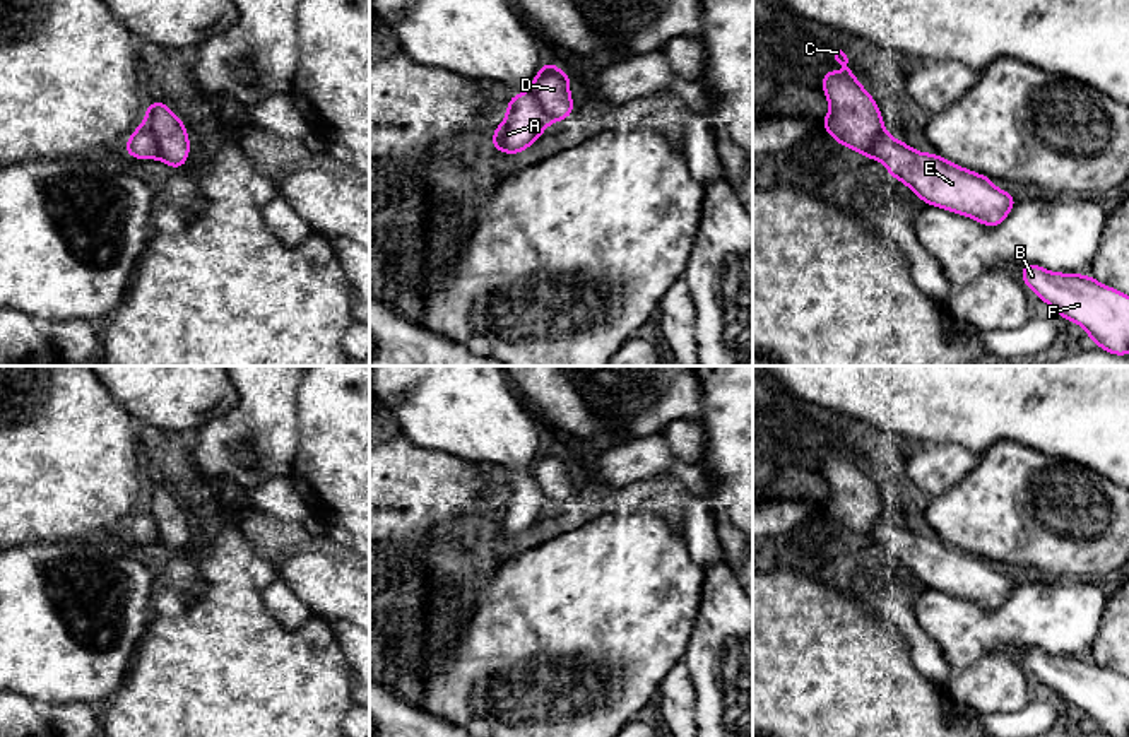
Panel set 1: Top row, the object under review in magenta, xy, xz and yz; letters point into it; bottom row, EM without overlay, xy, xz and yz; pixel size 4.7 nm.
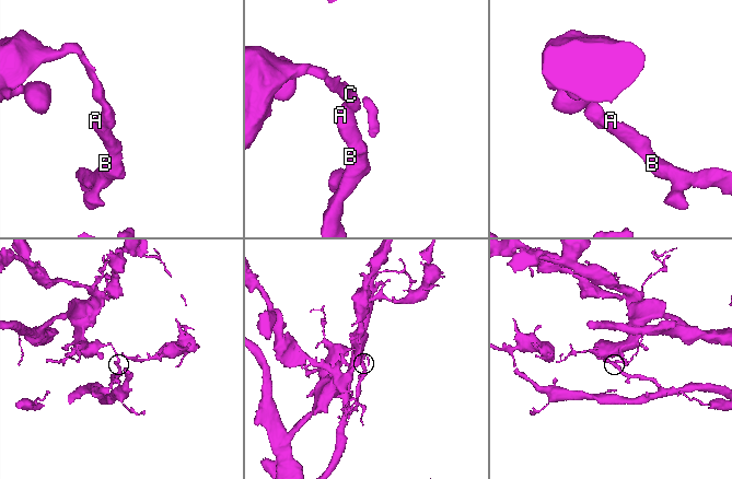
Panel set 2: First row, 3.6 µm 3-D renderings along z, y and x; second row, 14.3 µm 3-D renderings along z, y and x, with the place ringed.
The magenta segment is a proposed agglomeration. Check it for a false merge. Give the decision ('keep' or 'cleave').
cleave

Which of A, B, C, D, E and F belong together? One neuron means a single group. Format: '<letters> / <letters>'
A B E F / C D

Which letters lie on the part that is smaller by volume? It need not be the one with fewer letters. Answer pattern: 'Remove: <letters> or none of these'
Remove: A, B, E, F

